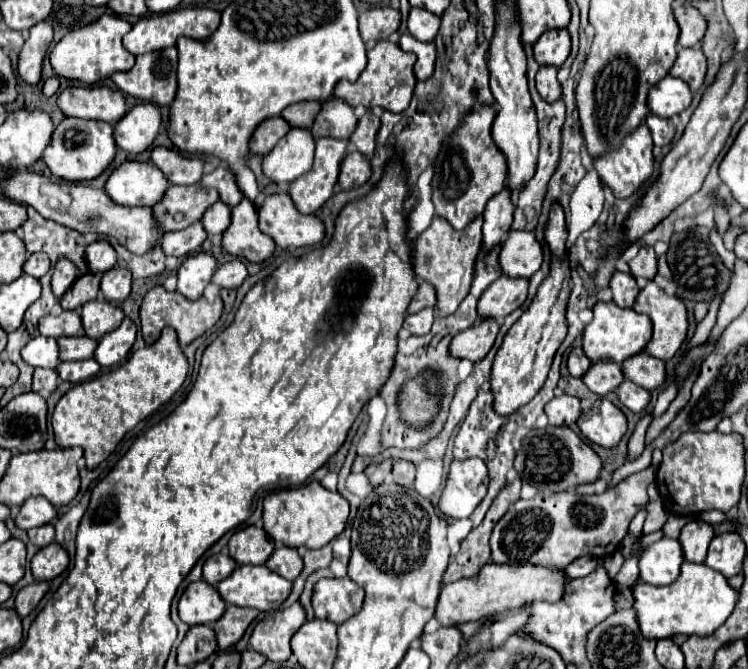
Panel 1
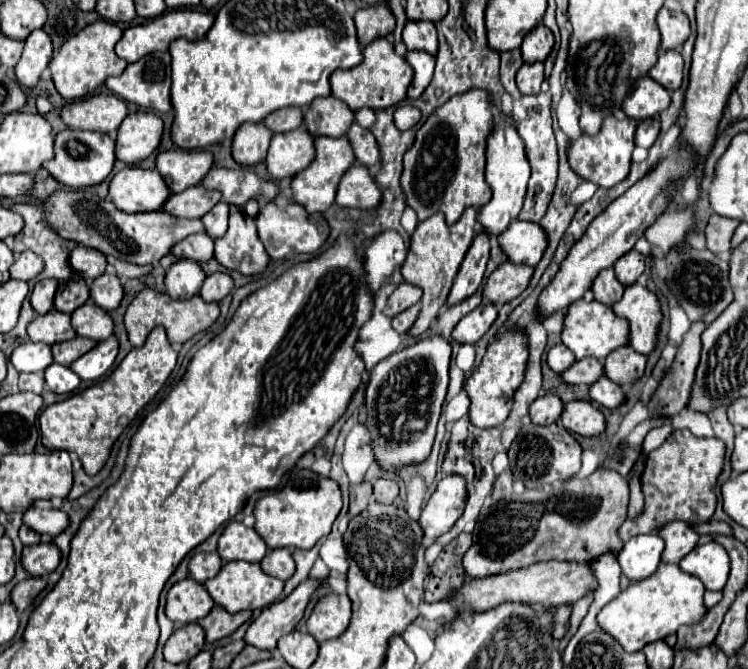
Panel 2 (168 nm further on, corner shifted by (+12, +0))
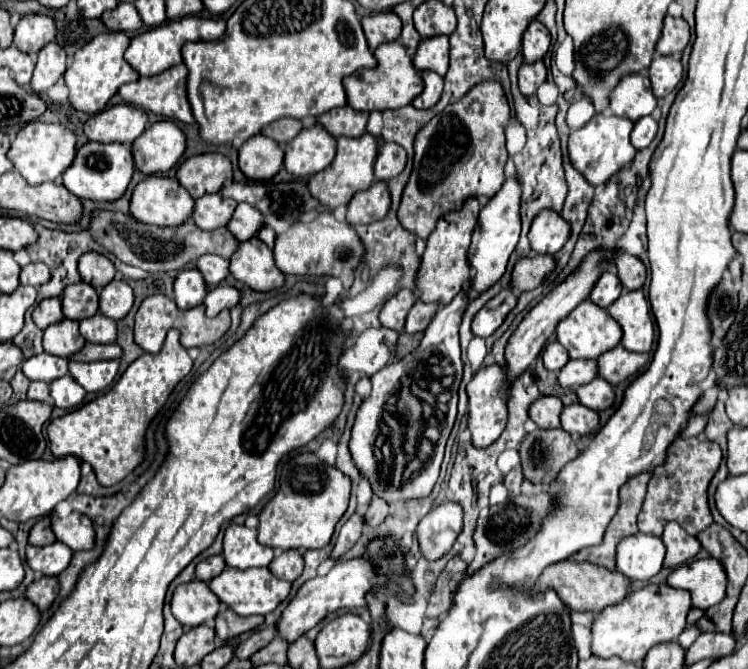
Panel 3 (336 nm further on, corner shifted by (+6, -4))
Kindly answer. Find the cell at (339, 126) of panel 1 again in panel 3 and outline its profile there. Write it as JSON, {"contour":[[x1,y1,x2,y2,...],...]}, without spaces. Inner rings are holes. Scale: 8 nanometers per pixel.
{"contour":[[350,106,332,108,318,118,318,124,322,124,326,128,326,132,334,138,362,136,366,132,366,122,368,122,368,114,352,110]]}

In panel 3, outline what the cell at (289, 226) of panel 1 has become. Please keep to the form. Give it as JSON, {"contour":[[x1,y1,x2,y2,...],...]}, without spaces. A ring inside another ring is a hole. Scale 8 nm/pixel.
{"contour":[[320,212,312,222,294,222,290,228,276,236,274,242,274,260,284,274,298,276,318,276,332,274,344,282,344,288,350,288,354,268,364,258,364,246,348,222,338,222,330,212]]}

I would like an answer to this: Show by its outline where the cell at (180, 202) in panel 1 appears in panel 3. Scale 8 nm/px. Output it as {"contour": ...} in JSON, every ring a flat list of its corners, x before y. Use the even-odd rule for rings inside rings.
{"contour":[[206,194,196,200,192,220,200,230,214,230,226,226,236,202,232,198,224,198,220,194]]}

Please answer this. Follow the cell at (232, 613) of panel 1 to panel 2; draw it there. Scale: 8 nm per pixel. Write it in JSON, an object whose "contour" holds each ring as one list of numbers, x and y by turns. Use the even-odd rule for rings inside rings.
{"contour":[[214,606,208,616,198,620,198,624,206,632,206,642,216,642,216,640,222,640,222,638,230,636,238,626,242,626,250,618,252,618,252,610,230,614,222,606]]}

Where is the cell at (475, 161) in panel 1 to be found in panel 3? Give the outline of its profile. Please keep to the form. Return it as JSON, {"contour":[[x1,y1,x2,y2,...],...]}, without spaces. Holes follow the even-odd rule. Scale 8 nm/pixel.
{"contour":[[480,82,464,94,456,104,446,106,446,110,438,112,418,134,414,140,414,166,410,180,402,192,402,202,398,208,398,220,410,232,420,238,428,238,428,234,436,228,436,222,442,214,460,210,468,198,492,198,502,182,504,182,504,164,508,160,506,152,506,126,510,122,510,106,504,96,504,90,498,82]]}

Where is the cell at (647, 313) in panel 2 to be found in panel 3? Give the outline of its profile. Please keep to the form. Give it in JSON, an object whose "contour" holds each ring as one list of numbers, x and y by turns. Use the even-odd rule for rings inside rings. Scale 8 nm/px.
{"contour":[[642,290,624,292,614,304,608,306,608,314,622,326,622,346,630,352,650,352,654,342,654,324,650,318,650,304]]}

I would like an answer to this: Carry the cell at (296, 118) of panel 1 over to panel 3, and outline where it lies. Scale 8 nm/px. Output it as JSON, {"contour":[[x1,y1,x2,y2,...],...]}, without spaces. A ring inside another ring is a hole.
{"contour":[[280,118,280,120,272,122,272,124,268,124,268,126,262,130,262,134,268,136,268,138,272,138,272,140,276,140,278,144,284,146,284,144,290,142,300,130,302,130,302,122,300,122,300,120,296,120,296,118]]}

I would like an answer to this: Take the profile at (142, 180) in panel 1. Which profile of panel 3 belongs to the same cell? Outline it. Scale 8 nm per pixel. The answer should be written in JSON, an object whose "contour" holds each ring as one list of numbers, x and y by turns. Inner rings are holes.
{"contour":[[152,174,134,186,130,198,130,214,146,224,176,226,190,218,194,200,178,184,176,178]]}

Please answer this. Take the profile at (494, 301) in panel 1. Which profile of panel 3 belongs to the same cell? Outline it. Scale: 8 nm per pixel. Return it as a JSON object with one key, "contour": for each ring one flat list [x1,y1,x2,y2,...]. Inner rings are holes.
{"contour":[[530,254,520,258,510,274,510,286,520,288,520,292,530,292,540,286,540,282,554,270,554,256]]}

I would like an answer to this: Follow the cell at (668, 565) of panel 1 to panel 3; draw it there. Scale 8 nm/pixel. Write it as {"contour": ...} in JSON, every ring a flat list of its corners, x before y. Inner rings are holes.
{"contour":[[634,534,618,544,616,568,630,580,650,580,662,568,664,542,658,536]]}

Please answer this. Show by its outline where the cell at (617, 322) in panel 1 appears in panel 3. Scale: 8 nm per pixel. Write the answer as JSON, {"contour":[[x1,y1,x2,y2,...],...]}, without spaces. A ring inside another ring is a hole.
{"contour":[[592,300,578,304,556,328,558,342,568,350,570,358,598,358,600,354,616,348,622,338,622,328,618,322,608,314,608,310,596,306]]}

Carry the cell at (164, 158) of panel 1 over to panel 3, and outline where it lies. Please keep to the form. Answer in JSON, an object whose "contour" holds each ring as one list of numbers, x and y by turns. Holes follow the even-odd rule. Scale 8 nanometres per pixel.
{"contour":[[216,152,190,156,176,170,178,182,190,192,194,200,204,194,220,192,222,182,230,176,232,176,230,160,224,154]]}

